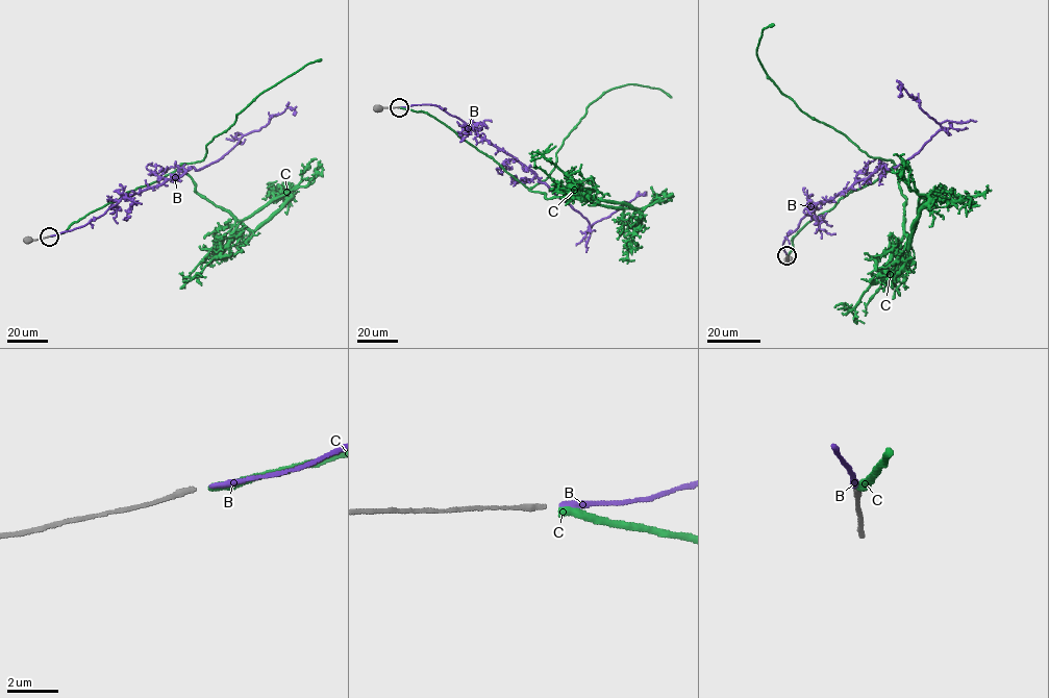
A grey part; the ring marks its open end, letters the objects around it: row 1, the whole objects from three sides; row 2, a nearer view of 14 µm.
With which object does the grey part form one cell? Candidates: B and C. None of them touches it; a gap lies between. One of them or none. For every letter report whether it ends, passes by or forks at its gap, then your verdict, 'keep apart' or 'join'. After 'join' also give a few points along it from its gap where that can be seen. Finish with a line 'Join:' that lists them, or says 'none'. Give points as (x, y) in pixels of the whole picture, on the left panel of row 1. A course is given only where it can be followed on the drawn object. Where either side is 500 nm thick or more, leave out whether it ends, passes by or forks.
B: it ends | join | via (50, 235), (84, 226), (124, 196), (218, 160), (242, 136), (288, 107), (295, 115)
C: it ends | keep apart
Join: B

